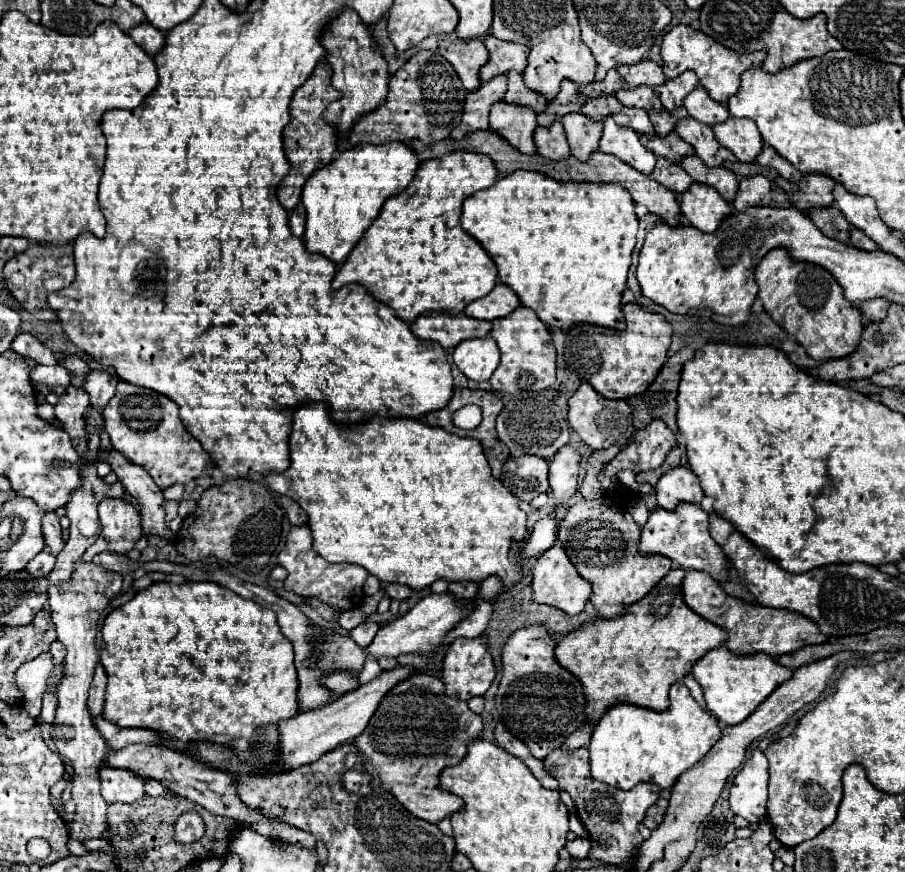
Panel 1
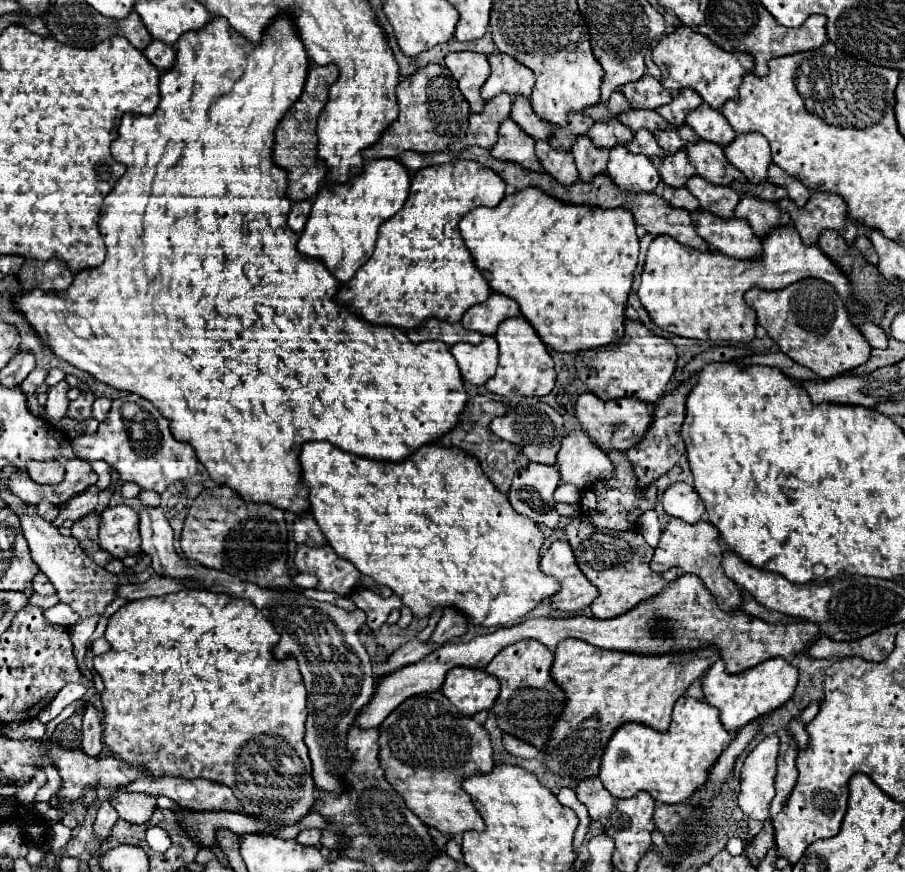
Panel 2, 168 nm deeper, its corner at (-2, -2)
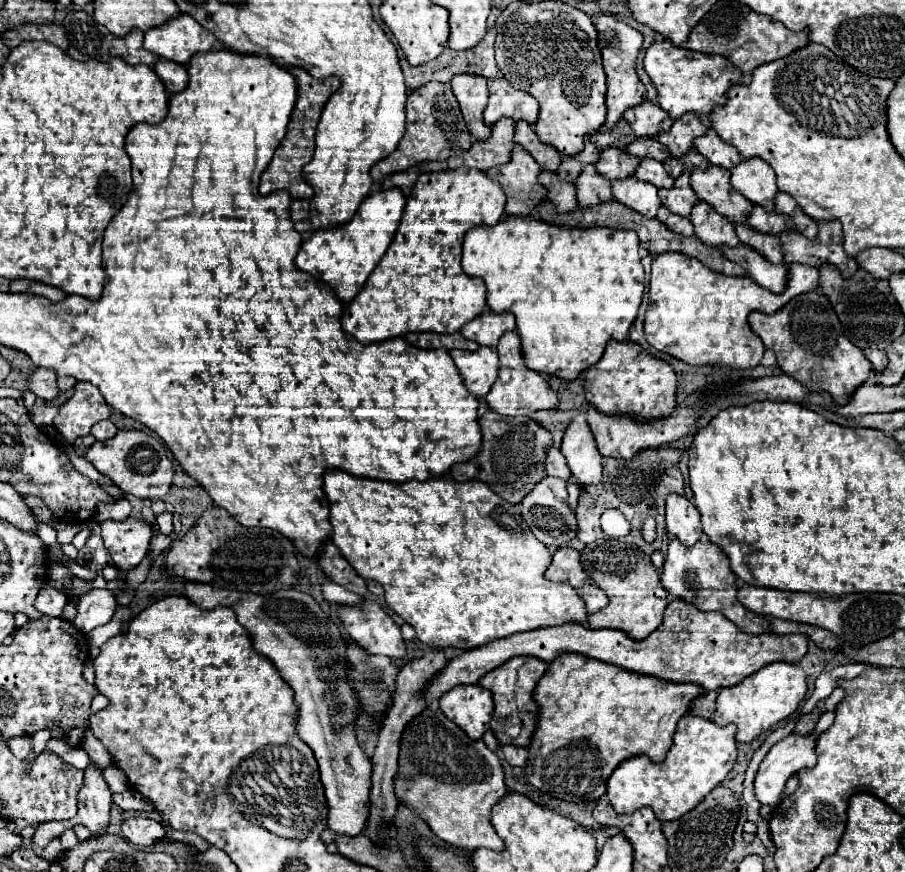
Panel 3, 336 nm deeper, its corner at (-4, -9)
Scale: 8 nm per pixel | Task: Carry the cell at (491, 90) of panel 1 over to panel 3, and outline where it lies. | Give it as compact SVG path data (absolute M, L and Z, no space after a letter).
M501 119L493 127L493 133L487 141L473 143L473 147L467 153L461 153L459 157L449 159L451 169L457 169L459 163L465 167L477 167L477 169L491 169L495 165L503 165L511 161L513 151L513 121Z

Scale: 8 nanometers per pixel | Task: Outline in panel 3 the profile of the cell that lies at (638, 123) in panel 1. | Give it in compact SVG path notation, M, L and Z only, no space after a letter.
M647 157L641 159L641 163L635 171L635 177L639 177L645 183L655 185L657 189L671 189L673 187L673 179L665 173L663 165L655 159L647 159Z

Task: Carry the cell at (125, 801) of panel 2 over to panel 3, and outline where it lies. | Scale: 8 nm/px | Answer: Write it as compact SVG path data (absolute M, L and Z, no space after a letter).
M131 817L127 821L123 821L123 837L139 847L151 847L157 841L161 841L165 837L165 825L153 819L143 819L143 817Z

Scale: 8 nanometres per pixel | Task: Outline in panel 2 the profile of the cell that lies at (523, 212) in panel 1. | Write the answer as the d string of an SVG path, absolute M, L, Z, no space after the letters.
M523 188L521 192L513 192L513 194L505 196L493 208L479 206L477 210L471 210L465 218L461 218L459 232L461 232L467 248L471 250L477 268L487 278L491 290L513 298L519 304L521 314L533 324L533 328L537 330L537 334L549 348L559 350L559 352L579 352L585 348L613 344L623 338L623 334L625 334L623 310L627 306L627 296L629 296L629 290L633 284L633 270L637 266L637 256L639 256L639 238L635 234L635 224L633 224L631 212L625 212L623 208L615 208L615 210L613 208L571 208L571 204L561 204L561 200L549 200L549 196L545 196L545 192L541 192L539 188Z

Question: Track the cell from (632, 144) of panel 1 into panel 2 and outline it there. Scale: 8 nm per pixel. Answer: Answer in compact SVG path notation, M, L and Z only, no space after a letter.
M619 144L611 148L607 172L627 192L653 192L659 182L659 172L647 156L633 154Z

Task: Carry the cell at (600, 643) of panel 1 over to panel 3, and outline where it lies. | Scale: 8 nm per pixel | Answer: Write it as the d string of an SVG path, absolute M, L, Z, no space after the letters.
M577 653L559 655L535 687L535 703L539 707L539 725L529 743L531 771L527 781L539 791L569 803L589 803L601 799L605 783L623 759L647 755L653 763L661 763L671 747L677 719L687 715L691 701L701 695L699 685L665 683L657 677L637 675L617 665L589 659Z

